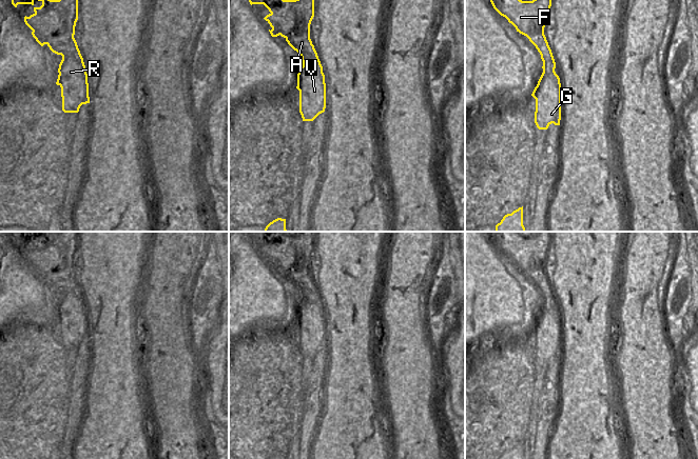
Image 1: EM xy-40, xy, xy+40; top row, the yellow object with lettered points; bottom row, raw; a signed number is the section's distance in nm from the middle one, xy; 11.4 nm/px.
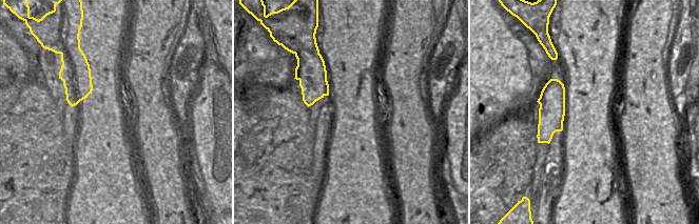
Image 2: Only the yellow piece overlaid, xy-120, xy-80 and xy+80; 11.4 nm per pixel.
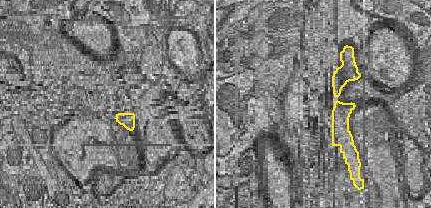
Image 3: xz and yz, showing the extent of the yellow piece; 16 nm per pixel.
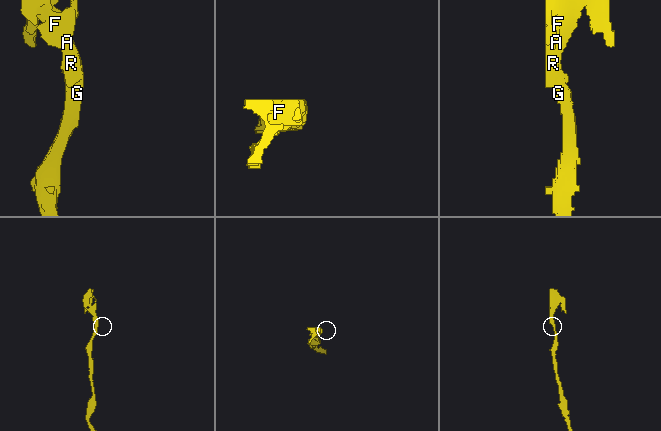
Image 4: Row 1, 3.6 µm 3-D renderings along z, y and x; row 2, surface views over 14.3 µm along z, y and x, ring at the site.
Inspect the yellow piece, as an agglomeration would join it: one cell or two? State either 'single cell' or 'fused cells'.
fused cells

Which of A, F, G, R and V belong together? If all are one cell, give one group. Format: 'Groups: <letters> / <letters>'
Groups: A F / G R V

